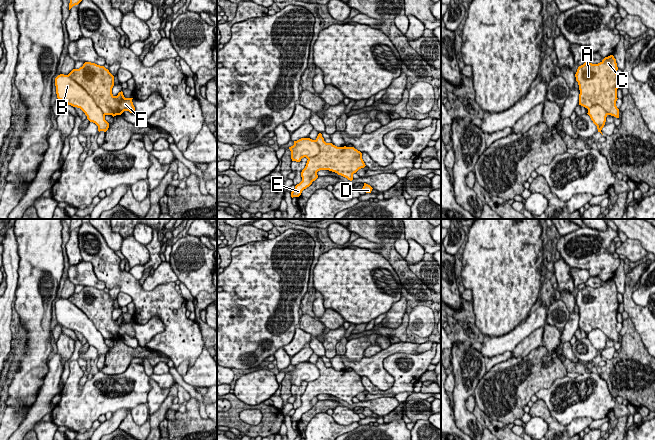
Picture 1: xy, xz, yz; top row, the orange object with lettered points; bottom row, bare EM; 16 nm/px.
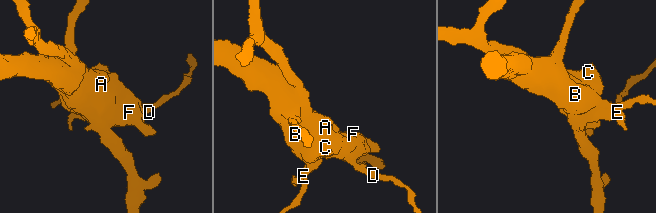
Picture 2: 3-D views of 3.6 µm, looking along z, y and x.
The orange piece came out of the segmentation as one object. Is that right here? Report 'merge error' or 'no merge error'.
merge error

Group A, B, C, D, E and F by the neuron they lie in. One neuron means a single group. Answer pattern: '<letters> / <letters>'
A C D E F / B

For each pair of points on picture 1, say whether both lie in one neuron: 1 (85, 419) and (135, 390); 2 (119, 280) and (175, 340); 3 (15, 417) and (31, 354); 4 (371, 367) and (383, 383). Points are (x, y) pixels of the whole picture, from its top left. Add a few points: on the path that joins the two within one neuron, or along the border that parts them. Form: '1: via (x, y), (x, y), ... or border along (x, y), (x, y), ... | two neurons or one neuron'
1: via (97, 407), (105, 399), (123, 397) | one neuron
2: via (137, 293), (147, 303), (153, 303), (172, 322) | one neuron
3: border along (10, 405), (29, 407) | two neurons
4: via (373, 371), (381, 379) | one neuron

